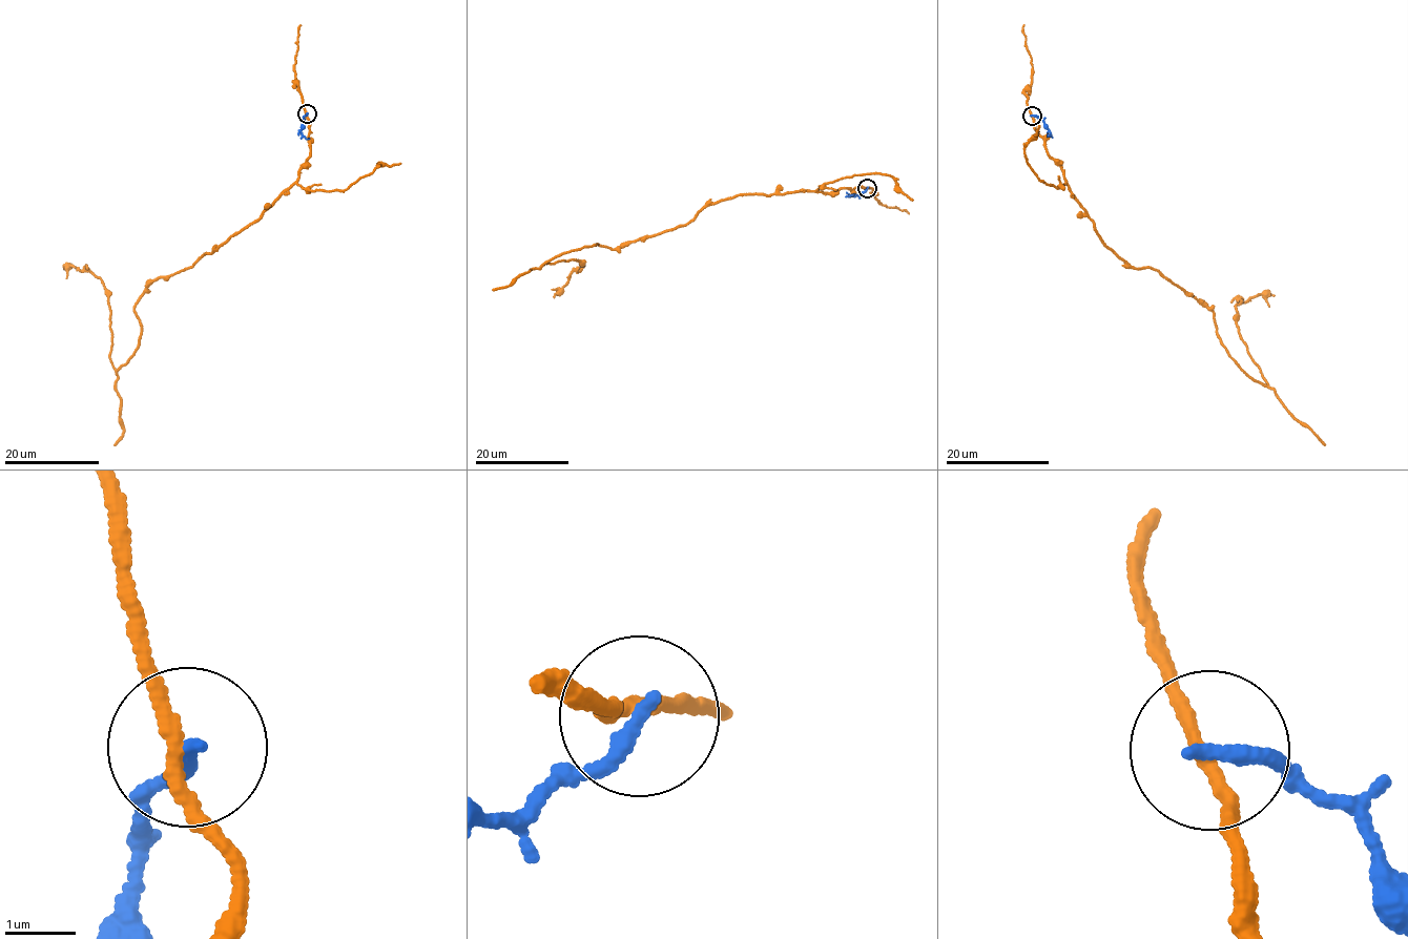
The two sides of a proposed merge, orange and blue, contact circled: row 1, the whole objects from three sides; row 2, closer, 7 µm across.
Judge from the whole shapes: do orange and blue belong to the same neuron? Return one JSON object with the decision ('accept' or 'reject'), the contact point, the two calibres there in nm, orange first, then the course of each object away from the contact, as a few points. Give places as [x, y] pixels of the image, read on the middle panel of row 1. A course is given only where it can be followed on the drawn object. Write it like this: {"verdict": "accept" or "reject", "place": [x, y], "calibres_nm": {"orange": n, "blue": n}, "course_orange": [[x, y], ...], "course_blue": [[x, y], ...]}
{"verdict": "reject", "place": [867, 188], "calibres_nm": {"orange": 180, "blue": 220}, "course_orange": [[866, 188], [741, 195], [613, 249], [567, 252], [543, 264], [584, 266], [553, 297]], "course_blue": [[866, 188], [858, 195], [848, 196], [852, 193]]}

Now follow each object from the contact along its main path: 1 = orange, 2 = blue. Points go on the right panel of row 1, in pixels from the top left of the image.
1: (1032, 116), (1047, 153), (1104, 245), (1213, 312), (1229, 356), (1265, 385), (1240, 337), (1236, 306), (1275, 295)
2: (1032, 116), (1042, 121), (1050, 133), (1048, 136)

